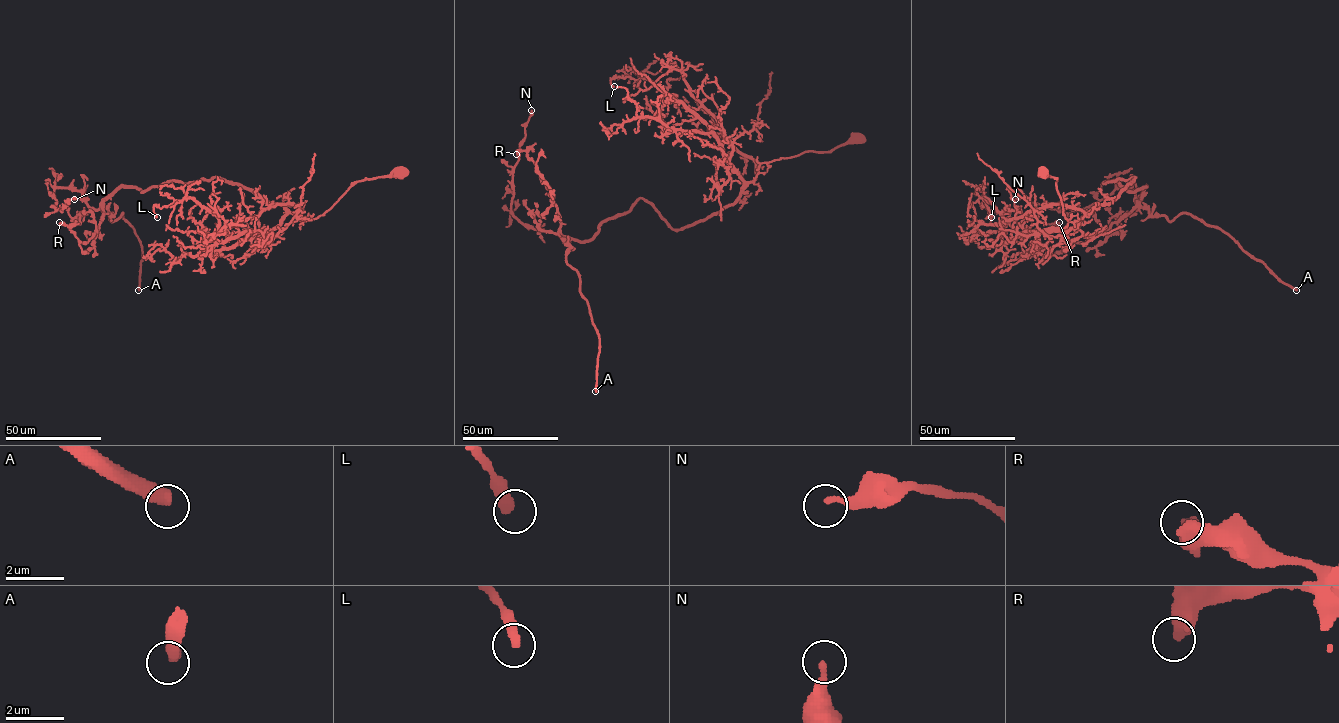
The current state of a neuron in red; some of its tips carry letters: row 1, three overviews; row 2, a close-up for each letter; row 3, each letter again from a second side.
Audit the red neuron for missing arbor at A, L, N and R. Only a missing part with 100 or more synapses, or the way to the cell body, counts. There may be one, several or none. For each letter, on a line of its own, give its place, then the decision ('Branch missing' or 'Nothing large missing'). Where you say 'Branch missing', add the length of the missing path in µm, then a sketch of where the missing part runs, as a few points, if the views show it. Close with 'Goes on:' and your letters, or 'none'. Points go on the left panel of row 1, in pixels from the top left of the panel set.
A: Place: (138, 290). Branch missing. Missing length about 350 µm. Course of what is missing: (138, 290), (135, 357), (141, 353), (121, 365), (97, 364), (106, 376), (87, 348), (76, 353), (89, 355)
L: Place: (157, 217). Nothing large missing
N: Place: (74, 199). Nothing large missing
R: Place: (59, 222). Nothing large missing
Goes on: A

